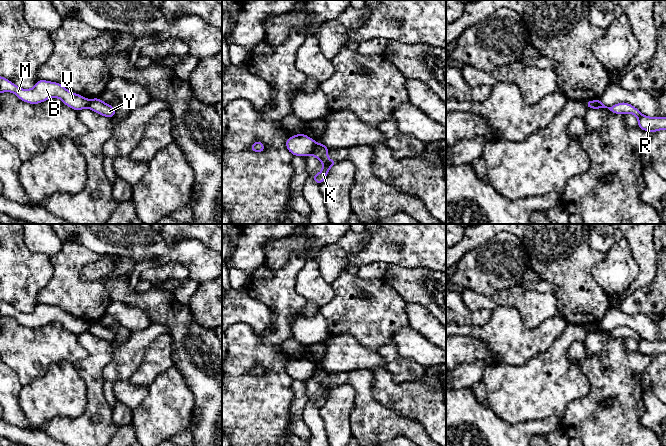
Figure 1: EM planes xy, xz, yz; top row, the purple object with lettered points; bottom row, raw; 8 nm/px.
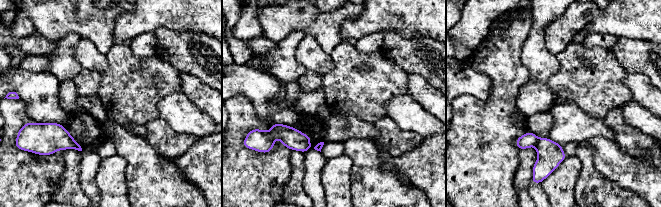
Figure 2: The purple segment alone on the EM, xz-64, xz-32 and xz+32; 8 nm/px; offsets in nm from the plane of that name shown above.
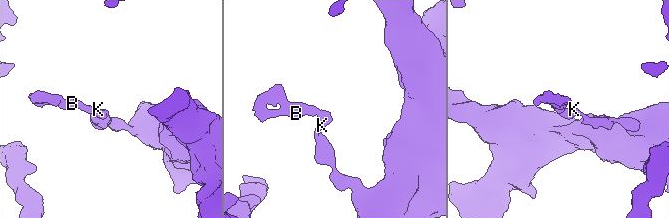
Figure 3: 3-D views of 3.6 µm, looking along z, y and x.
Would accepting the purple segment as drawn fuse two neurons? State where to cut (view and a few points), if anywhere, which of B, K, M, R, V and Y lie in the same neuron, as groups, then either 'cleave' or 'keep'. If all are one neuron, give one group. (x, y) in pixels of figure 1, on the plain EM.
cut in xz along (316, 367), (310, 377); B M V / K R Y; cleave

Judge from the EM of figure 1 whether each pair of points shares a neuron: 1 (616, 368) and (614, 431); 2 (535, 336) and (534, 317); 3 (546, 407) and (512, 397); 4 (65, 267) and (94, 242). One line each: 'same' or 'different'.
1: same
2: different
3: same
4: different

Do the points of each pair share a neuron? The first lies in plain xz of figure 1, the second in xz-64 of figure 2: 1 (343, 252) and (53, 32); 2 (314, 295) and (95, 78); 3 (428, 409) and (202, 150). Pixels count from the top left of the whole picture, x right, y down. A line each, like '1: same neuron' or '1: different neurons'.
1: same neuron
2: different neurons
3: same neuron

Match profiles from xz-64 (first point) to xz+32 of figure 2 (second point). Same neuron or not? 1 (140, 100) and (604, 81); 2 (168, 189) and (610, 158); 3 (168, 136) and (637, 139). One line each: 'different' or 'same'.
1: same
2: different
3: same

